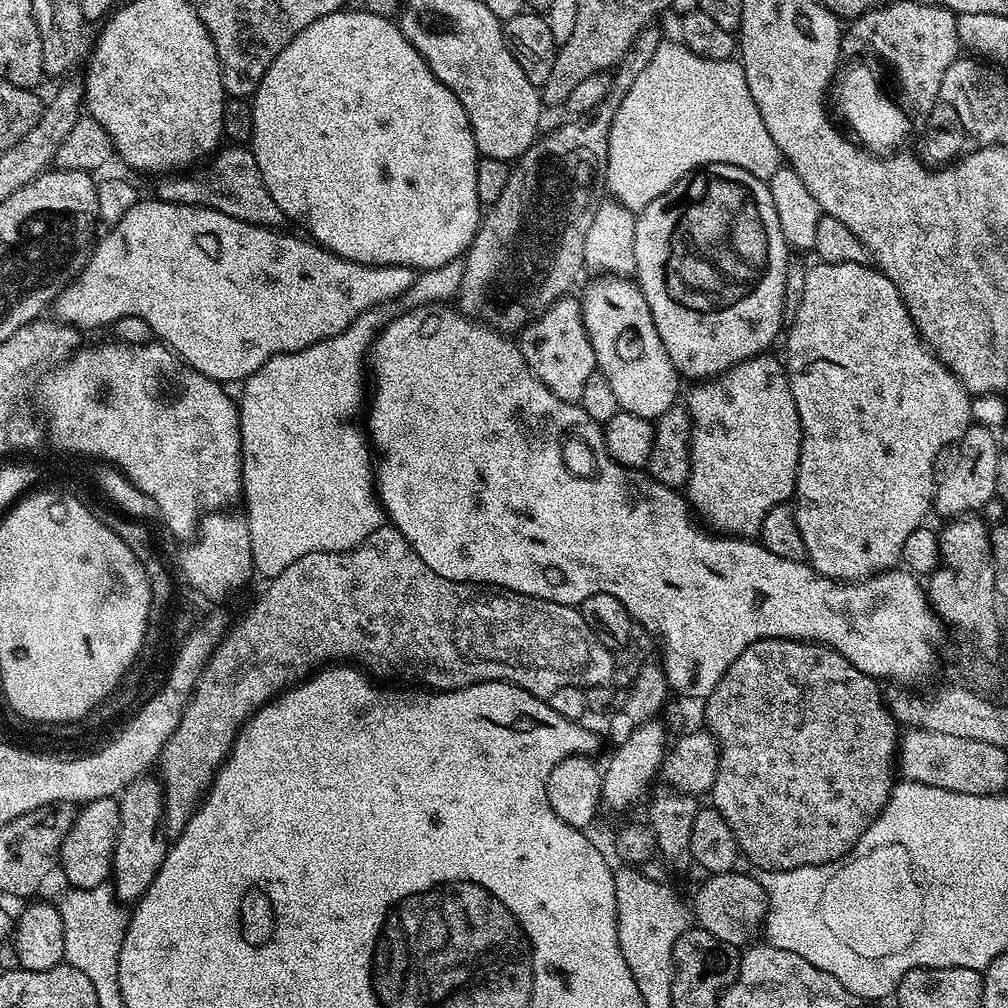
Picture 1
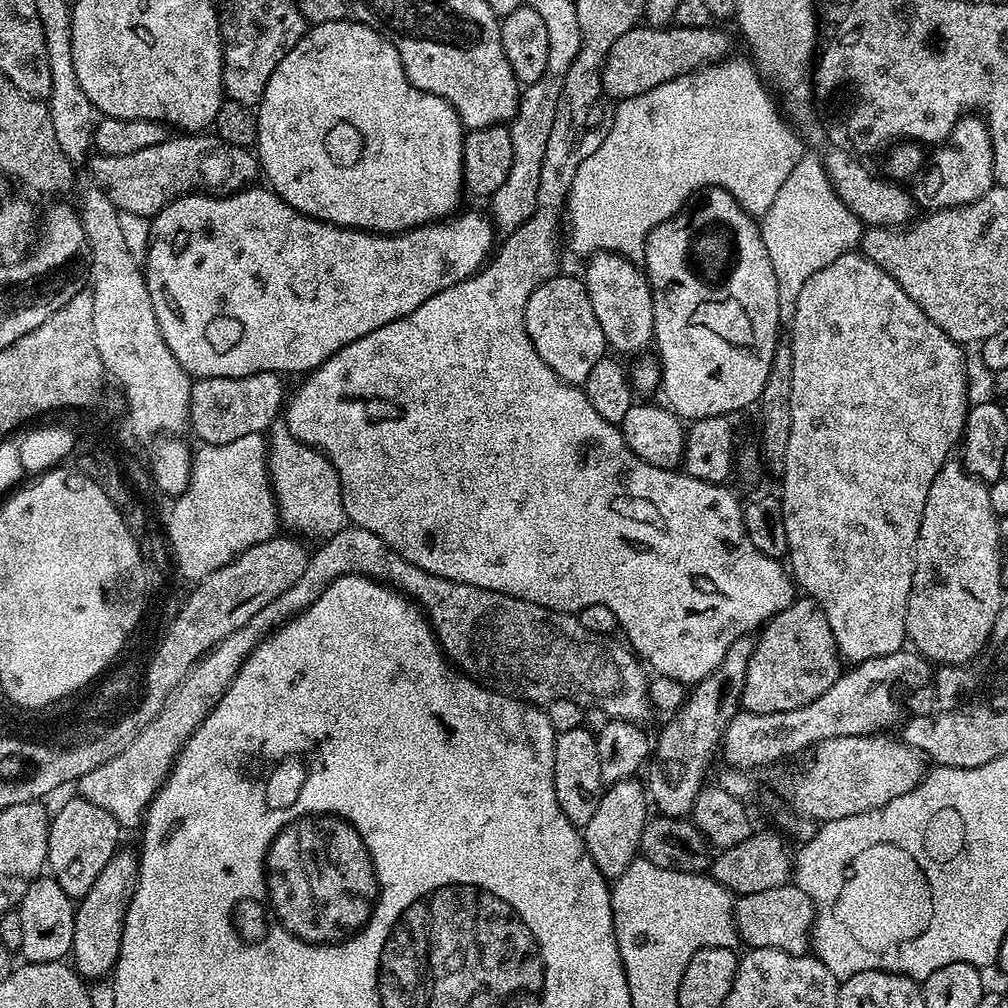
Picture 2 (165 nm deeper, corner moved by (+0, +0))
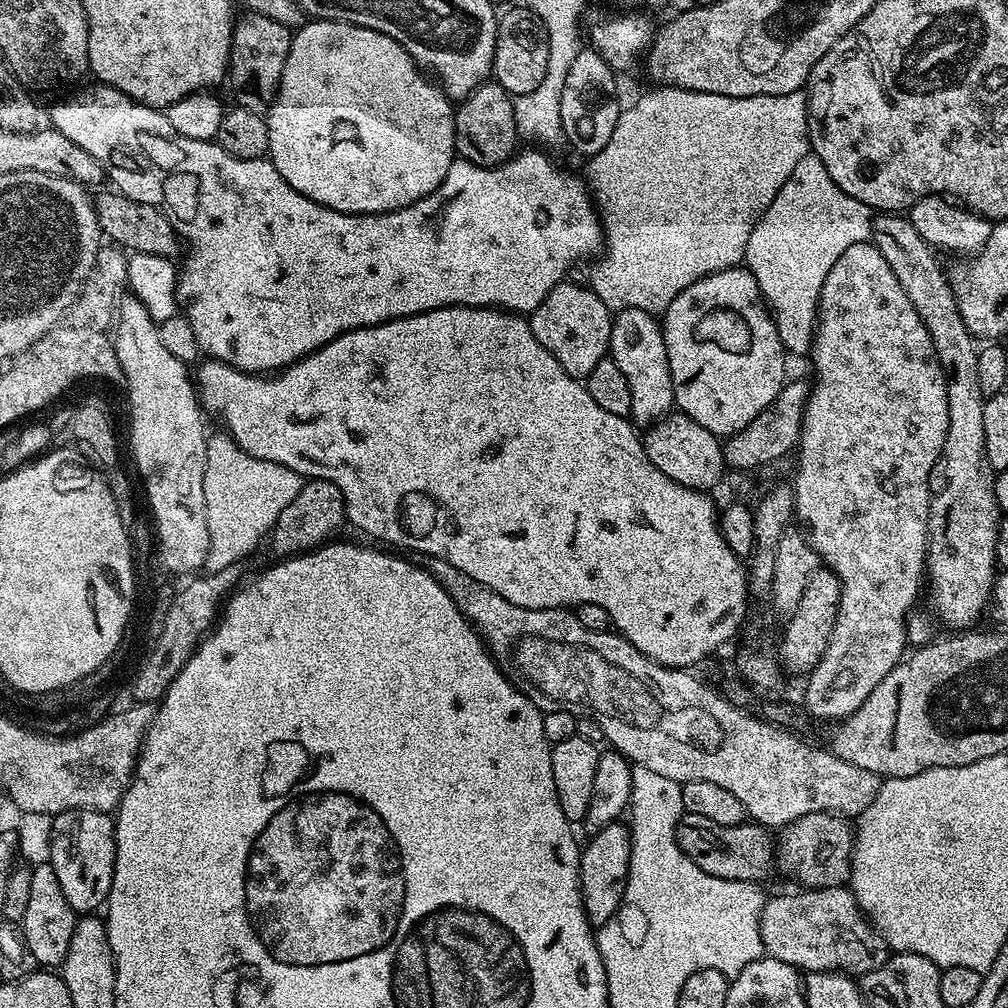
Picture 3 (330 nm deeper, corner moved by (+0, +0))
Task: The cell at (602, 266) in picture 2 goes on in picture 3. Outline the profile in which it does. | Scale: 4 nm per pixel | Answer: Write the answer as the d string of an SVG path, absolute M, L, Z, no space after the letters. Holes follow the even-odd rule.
M624 308L613 315L608 350L610 358L618 362L626 382L630 382L631 419L637 425L651 426L669 415L674 408L674 386L670 378L670 362L666 358L661 321L646 310Z

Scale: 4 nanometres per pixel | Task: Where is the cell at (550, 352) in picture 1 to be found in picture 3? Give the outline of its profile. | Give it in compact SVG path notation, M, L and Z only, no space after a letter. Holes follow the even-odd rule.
M562 282L546 294L542 306L538 306L530 314L530 323L534 338L558 358L558 366L566 370L566 374L577 378L586 378L598 362L602 362L609 355L608 343L612 329L613 313L592 292L591 287L580 284Z

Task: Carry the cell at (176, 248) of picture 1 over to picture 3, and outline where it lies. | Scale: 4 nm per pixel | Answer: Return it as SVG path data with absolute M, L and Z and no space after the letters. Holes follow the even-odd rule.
M97 83L96 88L88 88L85 92L80 92L77 96L72 96L69 100L64 100L61 104L56 104L52 108L52 120L50 120L51 127L59 130L62 134L66 134L66 138L70 138L72 142L82 146L84 150L90 154L94 154L94 158L104 168L107 179L113 180L116 184L124 184L122 187L123 195L128 196L137 202L146 202L150 206L160 208L166 214L166 218L172 224L173 230L176 235L180 237L181 241L186 245L186 255L183 257L184 265L180 264L178 268L178 275L176 278L176 298L179 307L182 309L182 316L188 319L188 324L192 327L192 336L196 339L196 344L205 353L205 357L213 360L221 360L223 364L228 364L232 368L240 368L243 372L250 372L253 374L272 374L277 370L283 370L290 364L296 363L304 356L309 356L311 352L316 352L322 346L329 344L334 338L338 338L347 332L353 332L355 328L372 328L376 324L384 324L387 320L396 320L399 316L417 316L419 312L429 312L435 308L451 308L459 306L462 308L498 308L507 310L517 314L531 314L538 306L542 306L542 302L546 298L546 294L550 294L550 290L554 290L554 286L558 286L565 279L564 276L576 263L579 262L583 256L595 257L597 253L604 247L604 225L600 222L600 213L594 203L594 197L585 181L580 180L572 172L563 172L558 165L552 164L552 160L547 151L539 150L540 152L523 152L517 151L512 159L506 161L504 164L499 164L496 168L483 168L477 164L471 164L468 160L461 160L459 158L453 159L450 170L446 174L446 178L436 189L430 194L426 194L426 198L422 198L418 202L414 202L405 208L399 208L393 212L339 212L333 208L322 206L318 202L314 202L310 198L306 198L298 190L294 190L294 186L290 186L290 182L286 182L286 178L282 178L282 174L278 174L278 170L272 164L271 159L261 158L259 160L243 160L242 158L234 158L228 153L221 144L217 144L211 140L199 140L198 138L186 138L182 134L178 134L178 130L174 130L174 126L170 126L167 115L161 109L151 108L145 104L139 104L136 100L132 100L126 94L122 94L116 88L111 88L109 84Z

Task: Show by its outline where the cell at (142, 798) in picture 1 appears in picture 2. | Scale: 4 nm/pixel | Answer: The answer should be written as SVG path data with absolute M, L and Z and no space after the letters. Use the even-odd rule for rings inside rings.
M118 850L110 858L110 862L106 862L106 867L102 869L102 874L98 874L94 886L90 886L90 890L79 897L75 905L74 938L70 956L76 971L88 982L103 981L115 969L122 946L126 910L134 898L140 873L139 855L135 851L124 851Z

